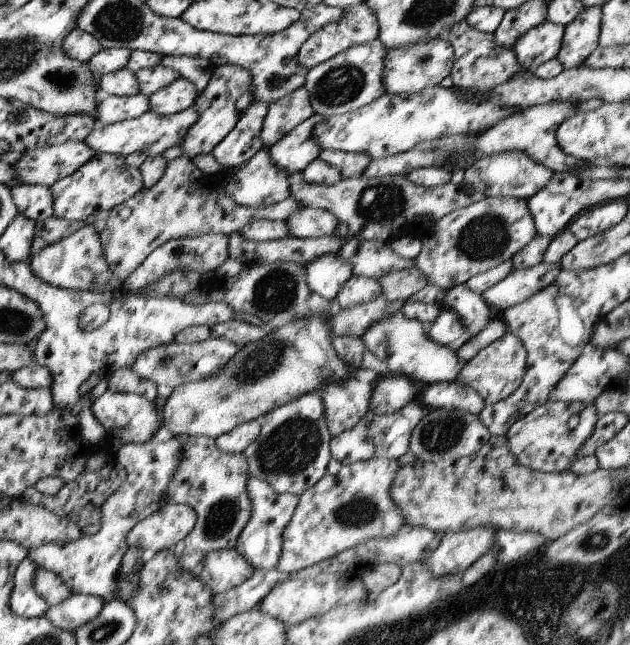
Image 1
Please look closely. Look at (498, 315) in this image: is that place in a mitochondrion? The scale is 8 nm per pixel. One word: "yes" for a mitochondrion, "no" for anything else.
no

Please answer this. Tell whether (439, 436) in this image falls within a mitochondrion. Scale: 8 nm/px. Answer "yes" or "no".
yes

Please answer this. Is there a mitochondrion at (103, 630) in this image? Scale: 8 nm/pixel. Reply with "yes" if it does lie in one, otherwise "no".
yes

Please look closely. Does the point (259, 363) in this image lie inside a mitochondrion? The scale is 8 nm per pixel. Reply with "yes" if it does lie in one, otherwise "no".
yes

